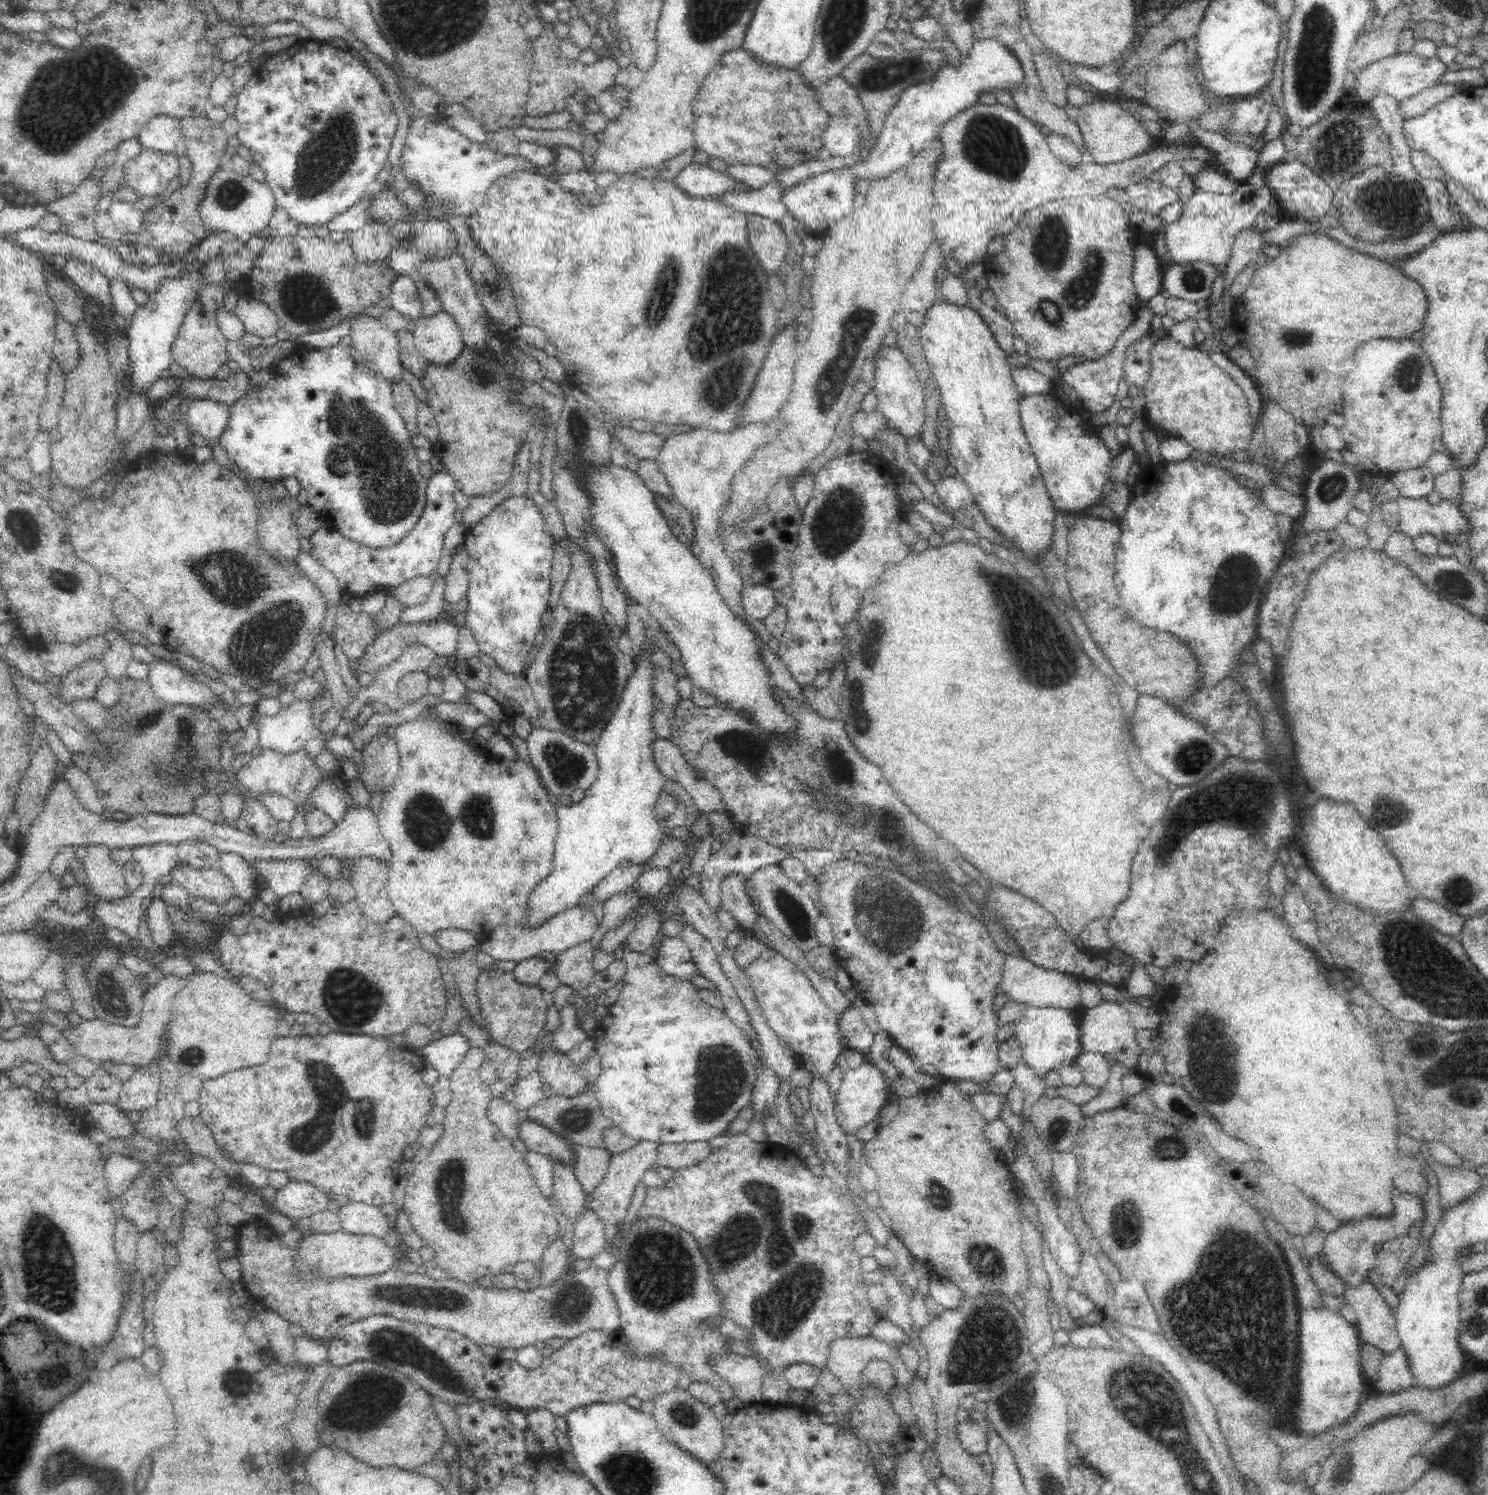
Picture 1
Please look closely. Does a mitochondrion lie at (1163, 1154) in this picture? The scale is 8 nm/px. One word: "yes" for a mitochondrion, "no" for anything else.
yes

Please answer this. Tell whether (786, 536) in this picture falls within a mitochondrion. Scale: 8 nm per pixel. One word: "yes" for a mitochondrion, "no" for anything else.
no

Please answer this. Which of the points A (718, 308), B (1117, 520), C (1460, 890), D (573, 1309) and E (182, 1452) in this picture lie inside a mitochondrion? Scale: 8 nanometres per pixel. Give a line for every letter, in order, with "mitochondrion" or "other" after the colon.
A: mitochondrion
B: other
C: mitochondrion
D: mitochondrion
E: other

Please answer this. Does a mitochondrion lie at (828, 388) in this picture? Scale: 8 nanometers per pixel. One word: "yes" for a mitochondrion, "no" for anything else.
yes

